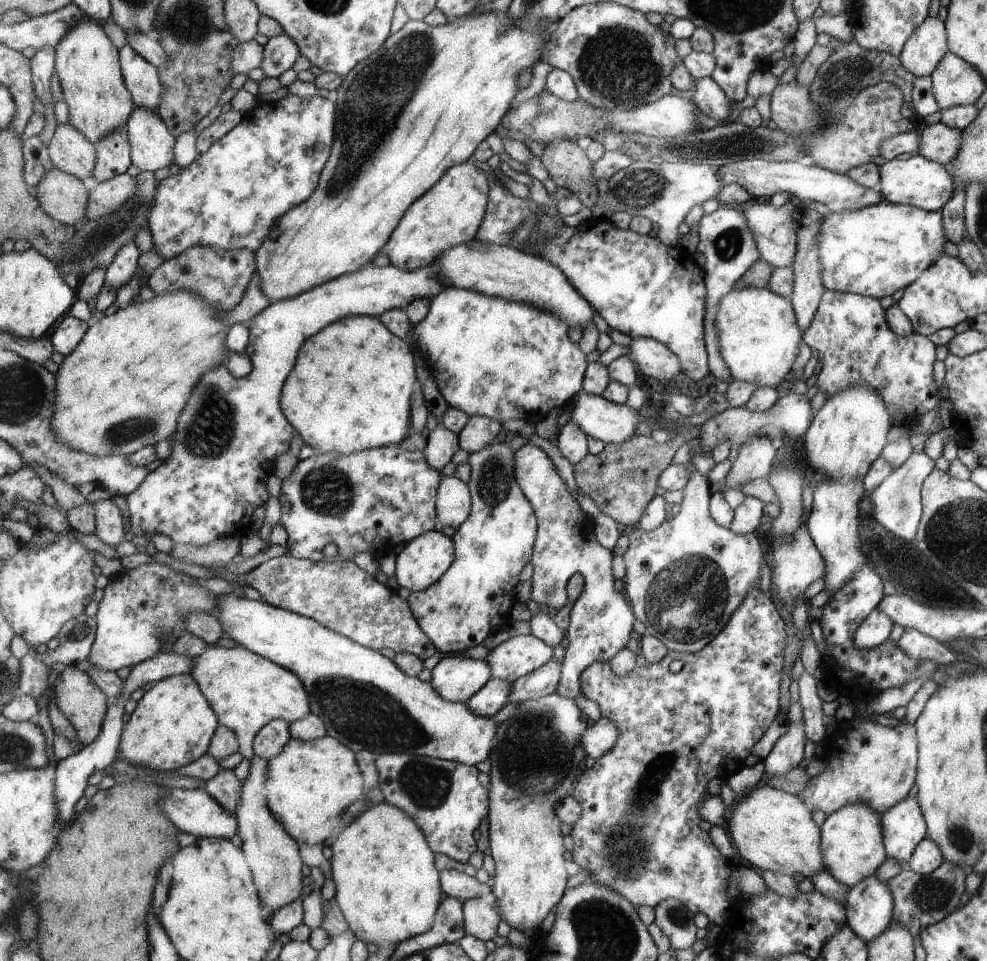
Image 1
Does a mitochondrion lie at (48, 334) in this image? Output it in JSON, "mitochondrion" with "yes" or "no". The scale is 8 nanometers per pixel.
{"mitochondrion":"no"}

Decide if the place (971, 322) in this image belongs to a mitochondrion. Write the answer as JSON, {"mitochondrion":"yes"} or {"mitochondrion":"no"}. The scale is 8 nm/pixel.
{"mitochondrion":"no"}

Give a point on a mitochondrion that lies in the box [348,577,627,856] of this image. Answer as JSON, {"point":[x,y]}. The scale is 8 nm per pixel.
{"point":[538,722]}

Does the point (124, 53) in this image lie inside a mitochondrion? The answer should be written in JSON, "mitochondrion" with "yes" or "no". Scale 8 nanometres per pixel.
{"mitochondrion":"no"}

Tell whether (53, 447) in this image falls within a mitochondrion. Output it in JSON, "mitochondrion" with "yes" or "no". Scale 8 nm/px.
{"mitochondrion":"no"}

